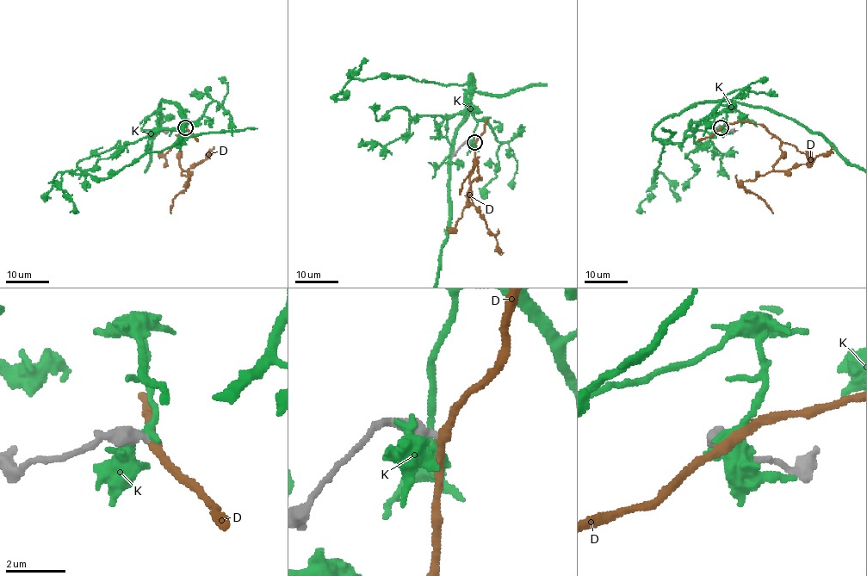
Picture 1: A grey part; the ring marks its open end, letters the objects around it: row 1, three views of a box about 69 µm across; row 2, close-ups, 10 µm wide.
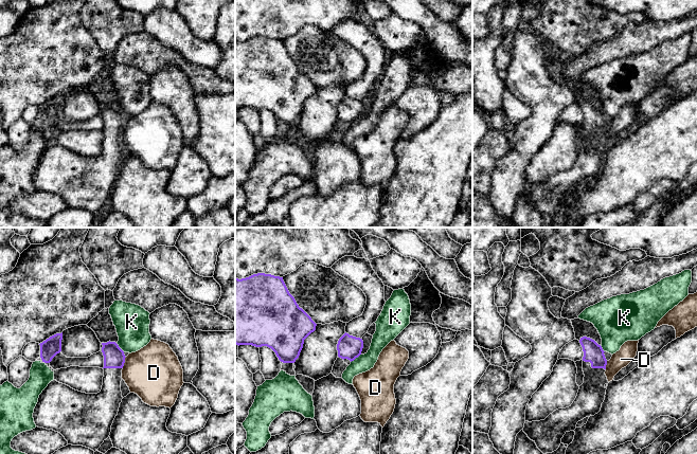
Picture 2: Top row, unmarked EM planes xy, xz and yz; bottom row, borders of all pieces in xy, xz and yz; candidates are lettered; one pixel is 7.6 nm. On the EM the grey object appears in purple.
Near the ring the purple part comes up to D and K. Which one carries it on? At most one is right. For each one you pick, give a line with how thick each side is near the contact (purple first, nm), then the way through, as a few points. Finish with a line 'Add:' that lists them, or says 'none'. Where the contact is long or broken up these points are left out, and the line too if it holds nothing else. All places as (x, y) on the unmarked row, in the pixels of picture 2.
Add: none

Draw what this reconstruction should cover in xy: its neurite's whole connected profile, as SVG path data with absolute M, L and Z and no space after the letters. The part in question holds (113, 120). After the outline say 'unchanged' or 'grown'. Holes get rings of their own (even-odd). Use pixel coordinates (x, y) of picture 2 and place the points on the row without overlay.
M115 105L102 106L104 119L104 140L102 152L97 157L86 157L59 146L51 144L39 158L34 171L33 181L36 189L60 196L68 207L83 208L94 215L109 200L111 188L118 178L122 165L121 144L125 126L124 114Z; grown

